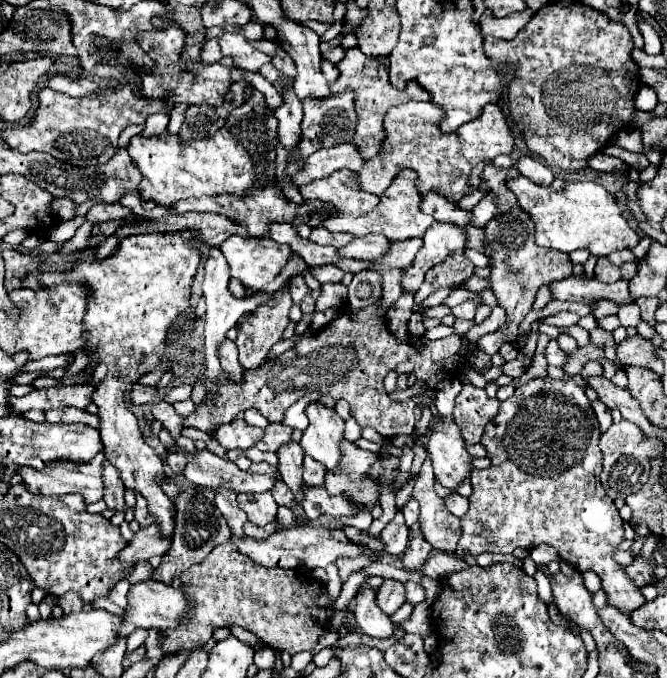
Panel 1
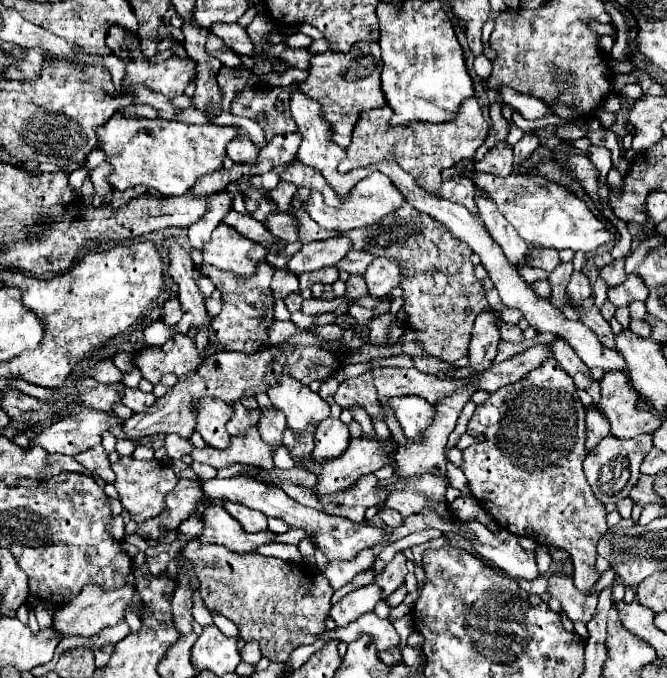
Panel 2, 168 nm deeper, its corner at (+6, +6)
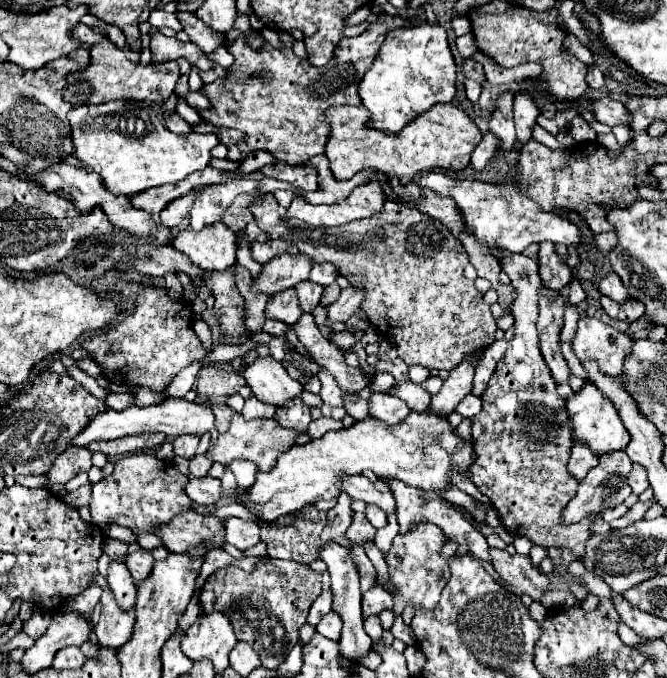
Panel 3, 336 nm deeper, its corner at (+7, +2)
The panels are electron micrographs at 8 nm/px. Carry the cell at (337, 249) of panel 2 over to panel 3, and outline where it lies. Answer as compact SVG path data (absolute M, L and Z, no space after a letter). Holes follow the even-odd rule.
M304 253L280 255L280 257L276 257L264 265L262 275L254 283L254 289L264 291L268 295L290 289L296 283L308 279L312 265L314 265L314 259L310 259Z

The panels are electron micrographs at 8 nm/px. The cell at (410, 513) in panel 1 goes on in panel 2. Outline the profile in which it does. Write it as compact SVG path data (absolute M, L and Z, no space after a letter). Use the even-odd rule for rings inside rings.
M381 509L381 511L379 511L379 519L381 519L387 527L391 527L391 529L395 529L395 527L399 527L399 525L403 523L403 517L401 517L397 511L391 511L391 509Z

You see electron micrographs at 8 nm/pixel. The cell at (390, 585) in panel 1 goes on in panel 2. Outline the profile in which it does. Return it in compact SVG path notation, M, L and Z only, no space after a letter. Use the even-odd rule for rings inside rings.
M373 583L373 585L355 589L349 595L345 595L339 603L331 607L329 617L335 621L337 627L347 627L357 617L373 611L377 601L381 601L381 589Z

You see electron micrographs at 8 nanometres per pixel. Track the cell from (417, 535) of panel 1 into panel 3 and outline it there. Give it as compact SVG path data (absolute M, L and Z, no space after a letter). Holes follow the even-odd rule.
M376 585L374 589L364 593L364 617L378 615L384 609L392 609L394 595L386 591L382 585Z

